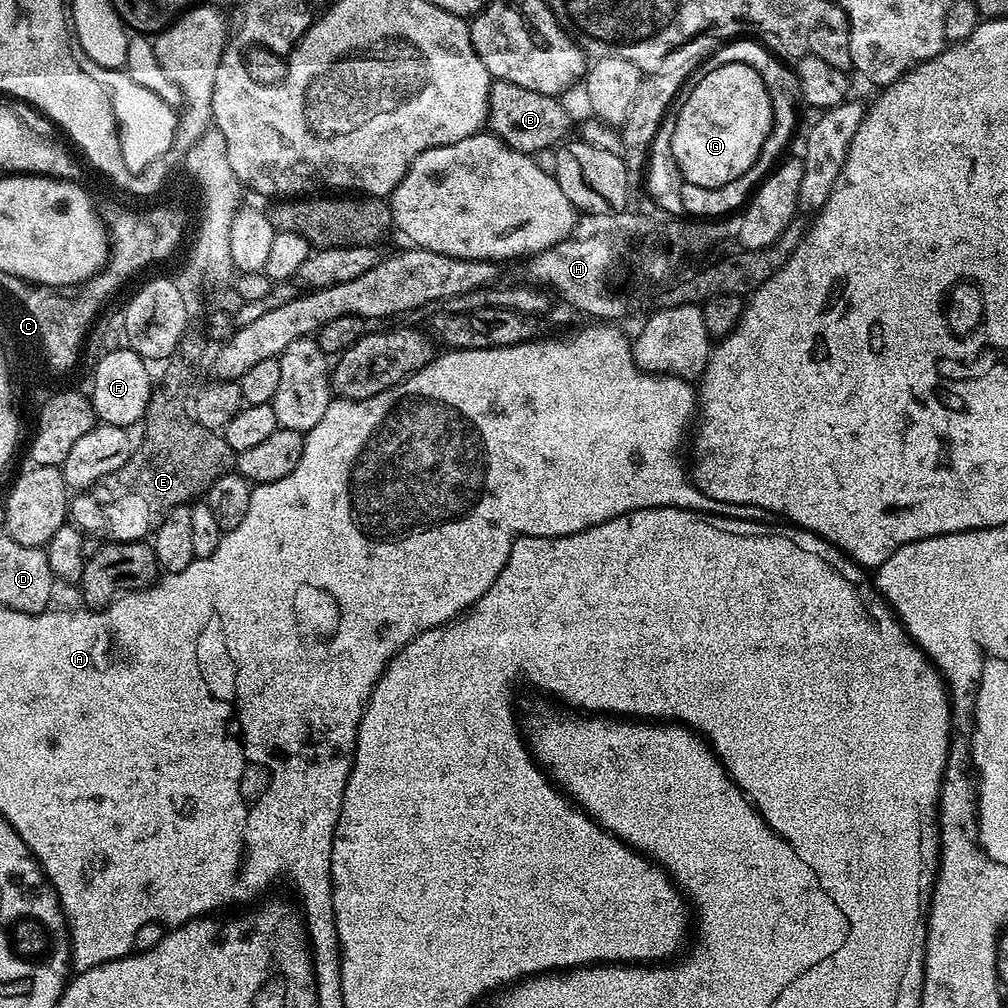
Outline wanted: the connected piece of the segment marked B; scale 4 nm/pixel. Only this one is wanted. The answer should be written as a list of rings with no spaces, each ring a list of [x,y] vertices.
[[[493,79],[492,85],[488,87],[487,127],[493,136],[506,141],[511,148],[519,152],[535,154],[544,149],[555,149],[569,135],[569,133],[567,134],[568,112],[559,104],[560,102],[557,97],[526,90],[526,86],[518,86],[509,80]]]

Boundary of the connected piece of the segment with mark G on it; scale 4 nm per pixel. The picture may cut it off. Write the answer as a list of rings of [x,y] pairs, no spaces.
[[[732,64],[718,67],[706,77],[702,78],[693,88],[687,89],[686,95],[683,97],[684,105],[679,105],[677,114],[677,126],[674,127],[674,158],[678,162],[681,174],[684,175],[685,181],[699,188],[717,188],[726,182],[730,182],[734,178],[738,178],[742,174],[746,174],[746,170],[750,170],[754,166],[754,162],[758,158],[758,154],[762,150],[764,141],[772,132],[772,107],[770,106],[770,94],[766,94],[766,86],[762,82],[762,78],[750,66],[744,64]]]

